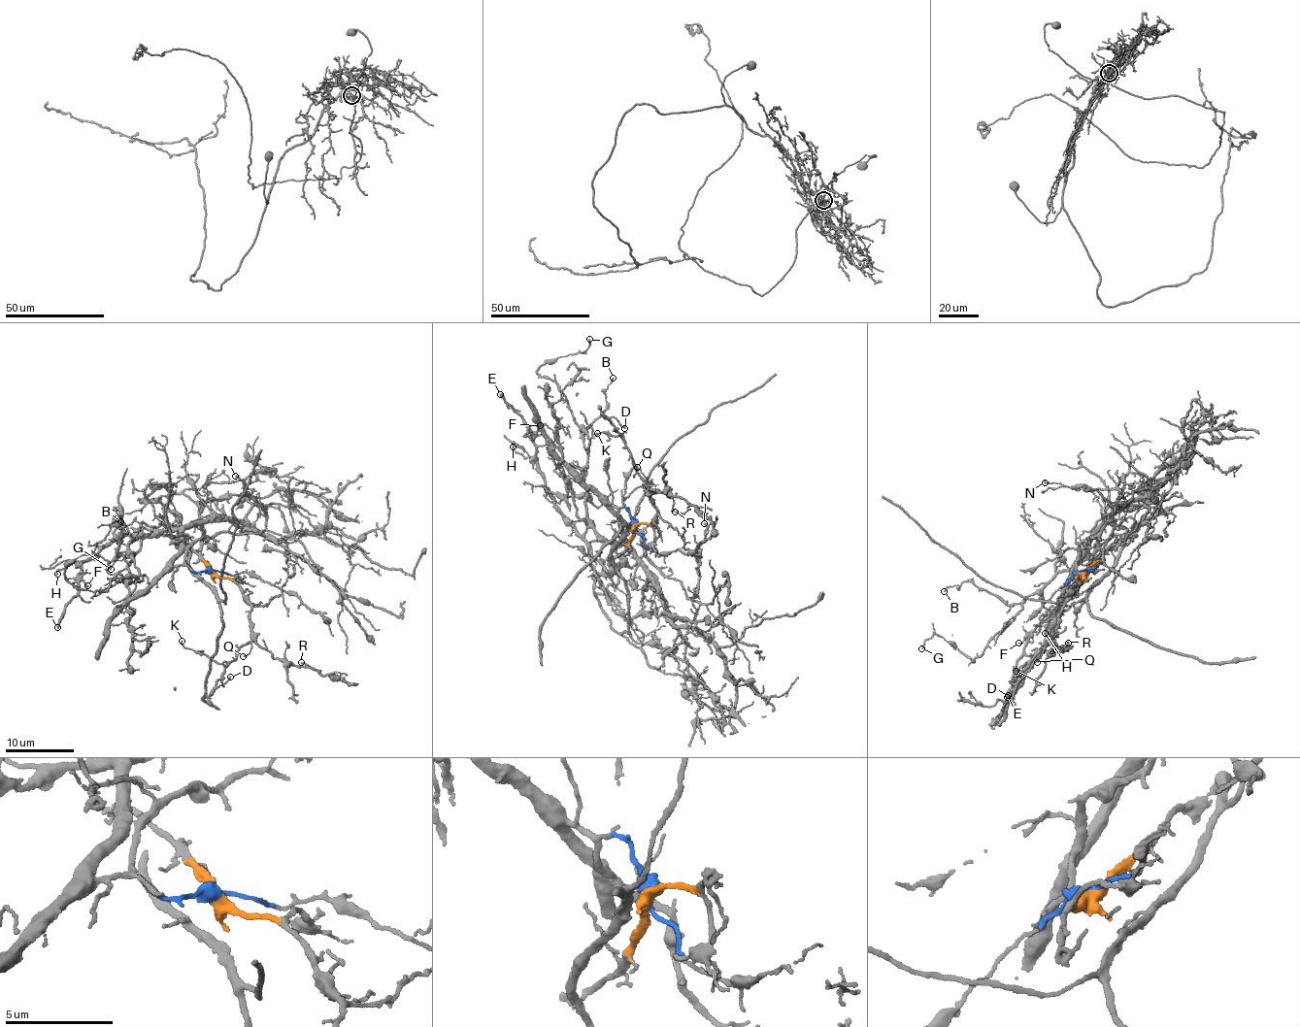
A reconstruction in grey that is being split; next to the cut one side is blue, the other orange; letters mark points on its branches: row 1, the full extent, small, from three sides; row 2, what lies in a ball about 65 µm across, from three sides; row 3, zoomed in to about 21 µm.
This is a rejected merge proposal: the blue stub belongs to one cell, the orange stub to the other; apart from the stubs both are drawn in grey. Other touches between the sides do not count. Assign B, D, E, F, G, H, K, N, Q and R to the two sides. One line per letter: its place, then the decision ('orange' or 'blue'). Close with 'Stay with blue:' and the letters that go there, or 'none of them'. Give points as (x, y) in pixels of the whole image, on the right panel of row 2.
B: place (944, 591); blue
D: place (1008, 695); orange
E: place (1007, 697); orange
F: place (1018, 643); orange
G: place (921, 648); blue
H: place (1045, 633); orange
K: place (1016, 671); orange
N: place (1045, 482); blue
Q: place (1037, 662); orange
R: place (1068, 643); orange
Stay with blue: B, G, N

